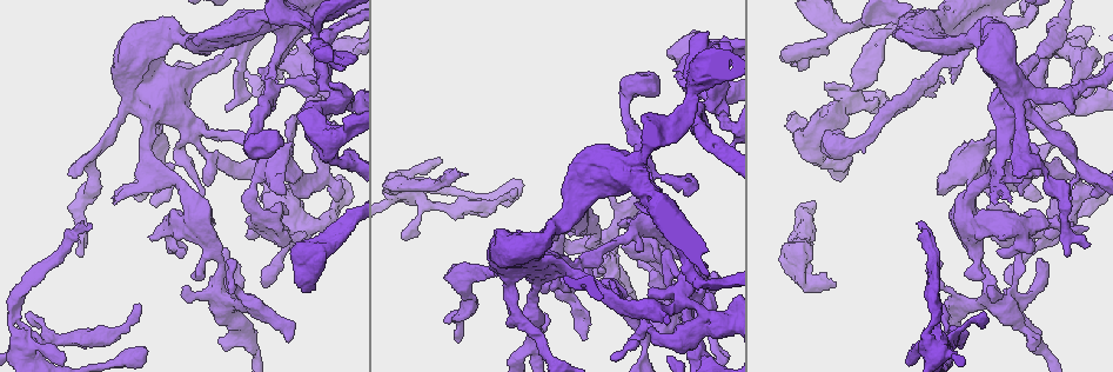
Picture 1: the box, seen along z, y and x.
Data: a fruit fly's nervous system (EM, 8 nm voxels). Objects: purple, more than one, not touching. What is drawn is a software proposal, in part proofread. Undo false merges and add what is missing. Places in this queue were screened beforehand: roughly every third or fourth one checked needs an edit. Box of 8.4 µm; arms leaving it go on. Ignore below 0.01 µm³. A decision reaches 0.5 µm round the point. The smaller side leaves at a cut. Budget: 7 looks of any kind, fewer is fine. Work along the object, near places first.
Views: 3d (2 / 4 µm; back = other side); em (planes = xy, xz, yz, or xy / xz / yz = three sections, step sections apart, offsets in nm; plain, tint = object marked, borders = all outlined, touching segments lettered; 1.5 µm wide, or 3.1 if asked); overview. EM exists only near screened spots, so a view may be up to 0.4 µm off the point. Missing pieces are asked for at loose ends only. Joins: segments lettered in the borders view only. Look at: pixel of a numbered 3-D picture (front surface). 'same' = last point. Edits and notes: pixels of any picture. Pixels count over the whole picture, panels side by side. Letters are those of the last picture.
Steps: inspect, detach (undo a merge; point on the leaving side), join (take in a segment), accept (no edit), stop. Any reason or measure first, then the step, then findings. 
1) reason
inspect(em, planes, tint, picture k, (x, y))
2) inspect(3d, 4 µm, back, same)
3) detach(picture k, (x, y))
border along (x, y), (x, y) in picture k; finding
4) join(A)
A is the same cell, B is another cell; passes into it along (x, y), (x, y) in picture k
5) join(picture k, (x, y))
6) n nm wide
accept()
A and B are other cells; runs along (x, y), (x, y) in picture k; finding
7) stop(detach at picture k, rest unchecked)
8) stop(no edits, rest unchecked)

three-way junction
inspect(em, planes, tint, picture 1, (314, 32))

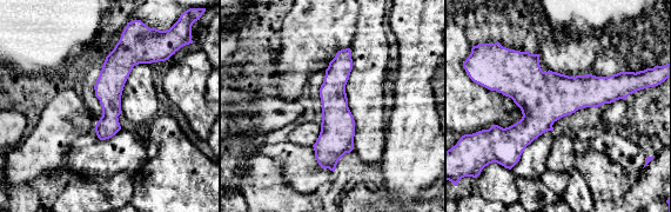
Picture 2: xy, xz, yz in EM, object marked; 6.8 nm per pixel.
see the neighbours
inspect(em, planes, borders, same)

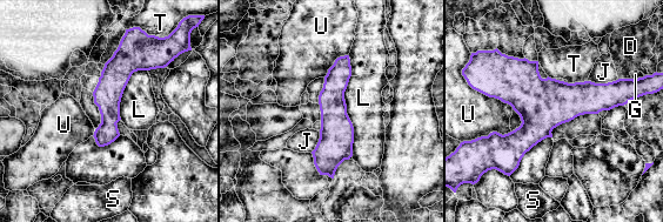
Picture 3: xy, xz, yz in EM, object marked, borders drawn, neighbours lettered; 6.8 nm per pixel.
L touches over 550 nm
accept()
D, G, J, L, S, T and U are other cells; border along (350, 75), (345, 103), (353, 155) in picture 3; continuous, no second neuron

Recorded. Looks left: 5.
inspect(em, xy, step 4, tint, picture 1, (287, 339))

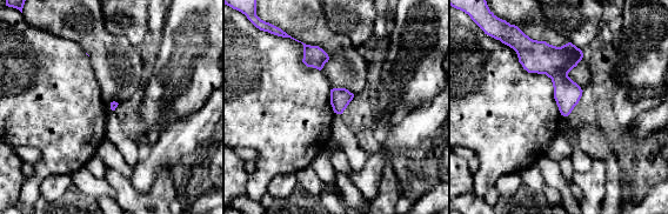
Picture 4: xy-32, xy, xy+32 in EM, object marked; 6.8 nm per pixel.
cut it another way
inspect(em, planes, borders, same)

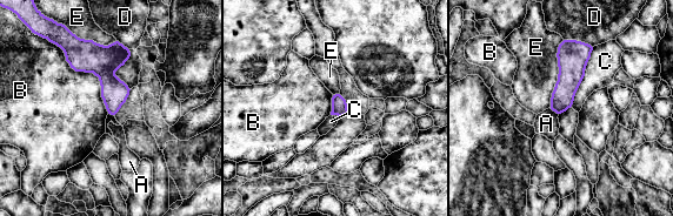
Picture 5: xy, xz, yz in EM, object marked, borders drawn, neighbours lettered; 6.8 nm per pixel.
accept()
A, B, C, D and E are other cells; border along (55, 45), (98, 78), (108, 113) in picture 5; no lettered segment goes on from it

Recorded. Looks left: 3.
thick turns thin
inspect(em, planes, borders, picture 1, (1075, 81))

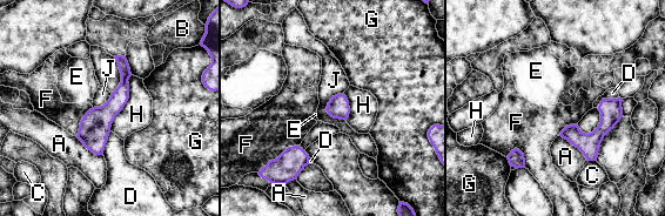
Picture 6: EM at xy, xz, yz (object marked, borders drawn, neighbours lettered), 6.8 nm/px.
accept()
A, B, C, D, E, F, G, H and J are other cells; all the same neuron

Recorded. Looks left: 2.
stop(no edits, rest unchecked)

